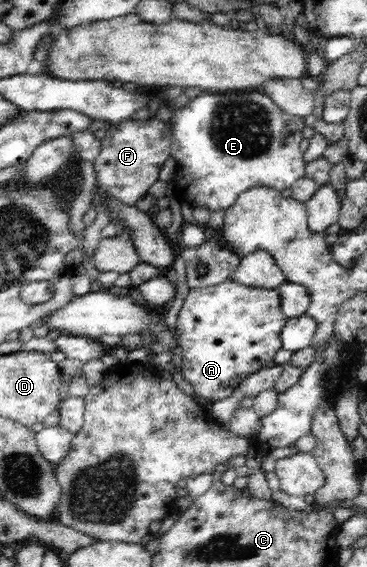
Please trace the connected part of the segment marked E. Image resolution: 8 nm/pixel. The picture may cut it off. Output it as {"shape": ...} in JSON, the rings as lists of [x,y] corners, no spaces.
{"shape":[[[261,90],[248,92],[250,94],[202,94],[184,107],[171,105],[171,158],[176,161],[173,196],[181,204],[190,204],[194,209],[206,208],[211,212],[227,210],[245,190],[270,186],[284,191],[305,176],[304,151],[300,148],[304,117],[284,112]]]}

